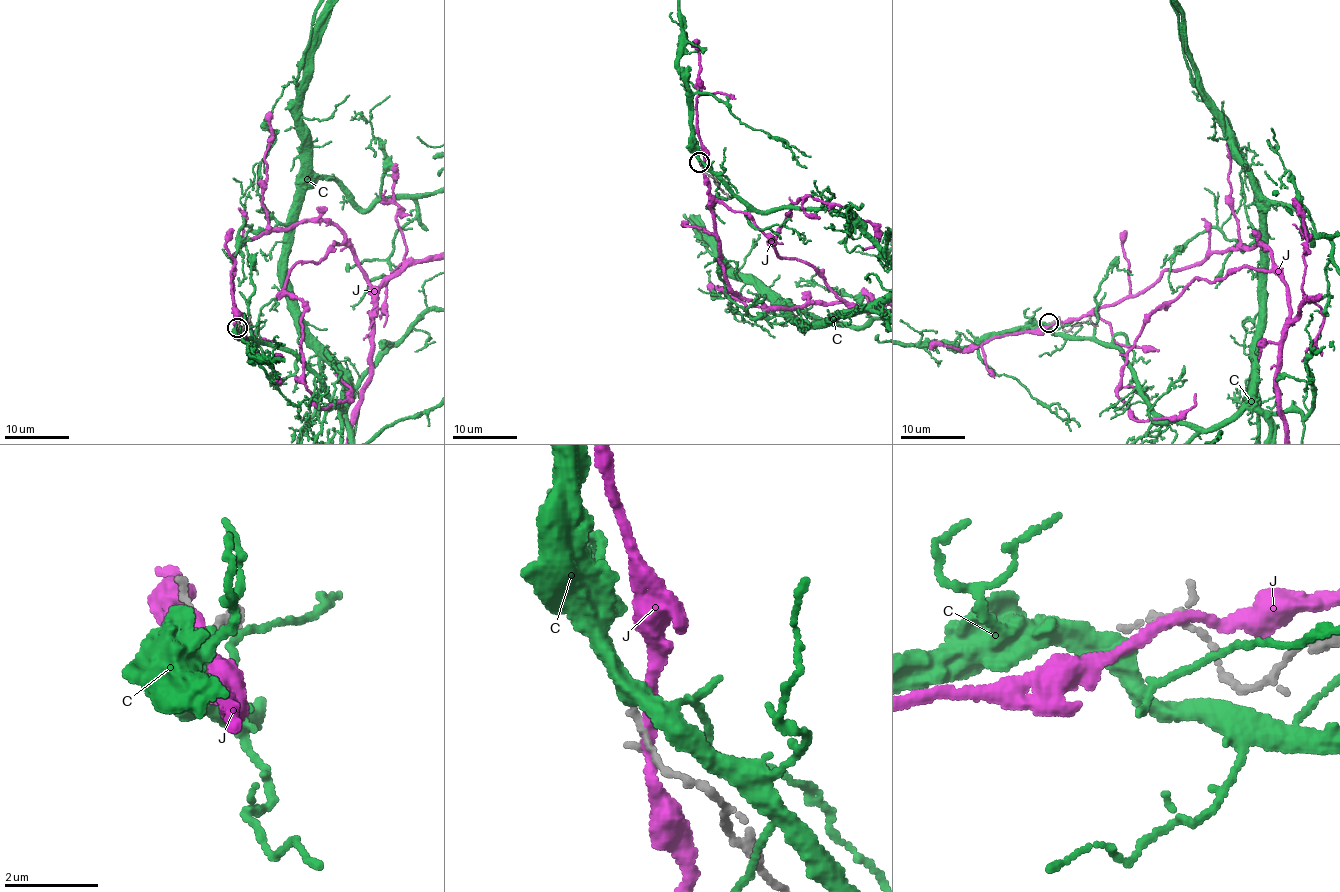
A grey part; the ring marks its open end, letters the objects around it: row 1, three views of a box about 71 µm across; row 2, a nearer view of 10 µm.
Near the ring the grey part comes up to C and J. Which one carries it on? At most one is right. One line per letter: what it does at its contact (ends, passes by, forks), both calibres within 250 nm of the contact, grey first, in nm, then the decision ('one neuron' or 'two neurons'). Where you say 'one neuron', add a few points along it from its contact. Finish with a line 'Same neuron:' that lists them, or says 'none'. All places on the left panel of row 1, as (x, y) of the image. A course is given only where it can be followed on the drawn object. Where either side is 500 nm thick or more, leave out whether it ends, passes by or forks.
C: it passes by; 110 nm thick on the grey side, 400 nm on the other; two neurons
J: it passes by; 120 nm thick on the grey side, 240 nm on the other; two neurons
Same neuron: none

